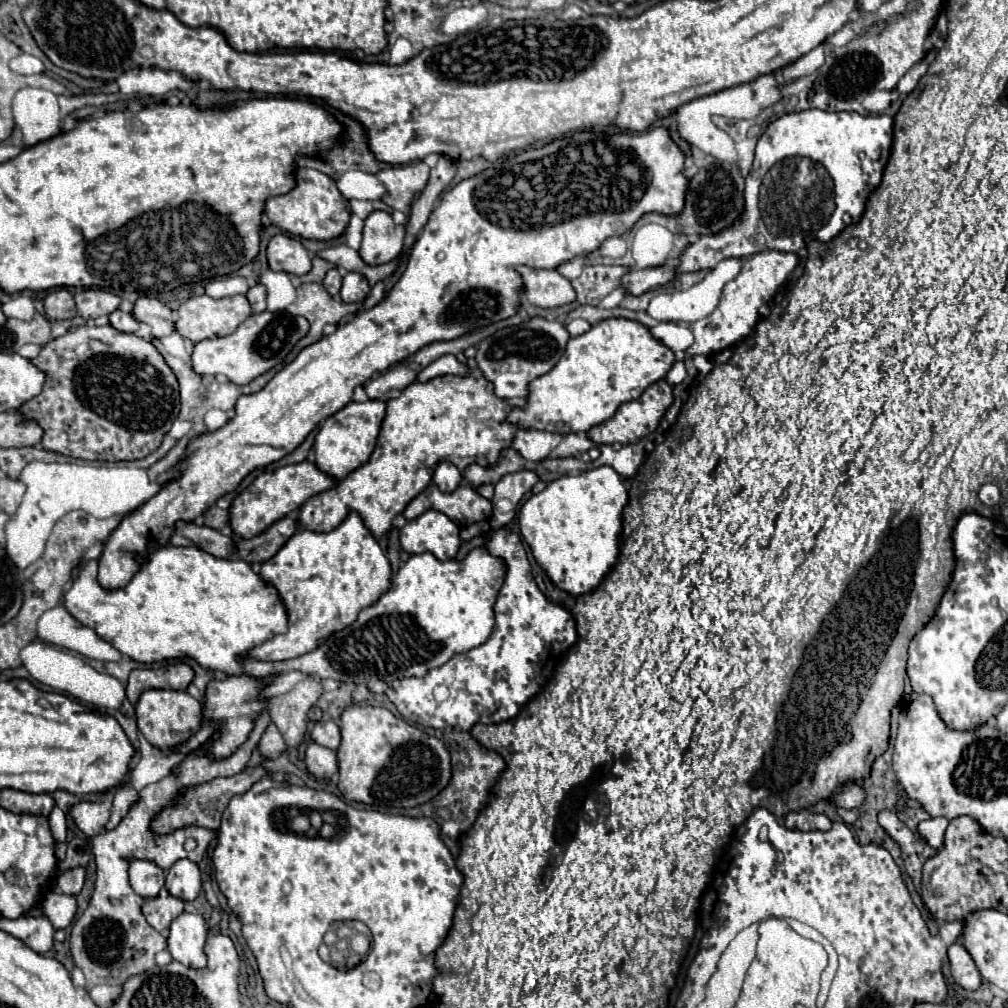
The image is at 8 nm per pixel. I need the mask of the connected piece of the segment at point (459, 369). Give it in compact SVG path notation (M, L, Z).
M448 354L448 356L442 356L438 358L436 362L432 362L428 368L424 368L420 374L418 374L418 382L424 384L424 380L434 380L436 376L446 376L446 374L454 374L454 376L468 376L470 368L466 364L460 364L456 360L456 356Z

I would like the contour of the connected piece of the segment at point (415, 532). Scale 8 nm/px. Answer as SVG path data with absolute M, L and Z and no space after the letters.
M428 510L400 530L400 546L408 554L432 552L438 560L450 560L460 550L458 526L442 512Z

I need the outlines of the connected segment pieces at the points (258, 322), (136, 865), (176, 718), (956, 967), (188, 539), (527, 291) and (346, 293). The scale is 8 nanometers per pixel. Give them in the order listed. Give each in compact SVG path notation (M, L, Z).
M288 312L252 314L236 328L236 332L222 336L222 338L196 342L190 362L198 376L222 374L230 382L244 386L252 382L256 376L280 364L286 358L286 354L294 348L294 344L306 336L306 332L308 332L308 320L302 316L290 316Z
M132 860L130 884L142 898L154 898L164 886L164 870L158 864L152 864L152 860Z
M146 690L136 702L136 722L144 738L160 750L172 750L176 744L188 740L200 730L202 704L186 692L178 690Z
M956 942L948 950L948 960L952 966L952 976L956 984L960 984L964 990L978 990L982 984L982 976L970 956L970 952L964 948L964 944Z
M176 522L170 544L174 546L194 546L216 558L228 558L234 554L234 540L230 536L220 534L214 528L198 526L194 522Z
M520 270L524 278L524 298L540 308L556 308L572 304L576 300L576 290L572 282L558 270Z
M348 272L344 274L344 280L342 280L342 290L340 290L340 296L344 302L362 302L370 292L370 286L368 286L368 280L358 274L358 272Z

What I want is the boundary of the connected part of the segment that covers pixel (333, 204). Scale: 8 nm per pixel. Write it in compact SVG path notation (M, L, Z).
M300 168L296 170L296 188L290 190L284 196L274 196L266 202L266 216L282 230L310 238L310 240L332 240L346 232L346 226L350 222L350 210L348 202L336 188L336 180L312 170L312 168Z

